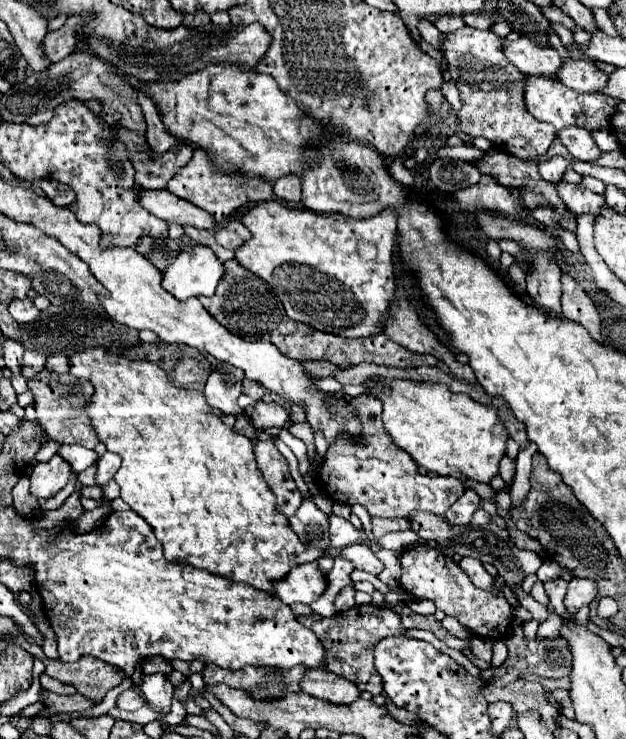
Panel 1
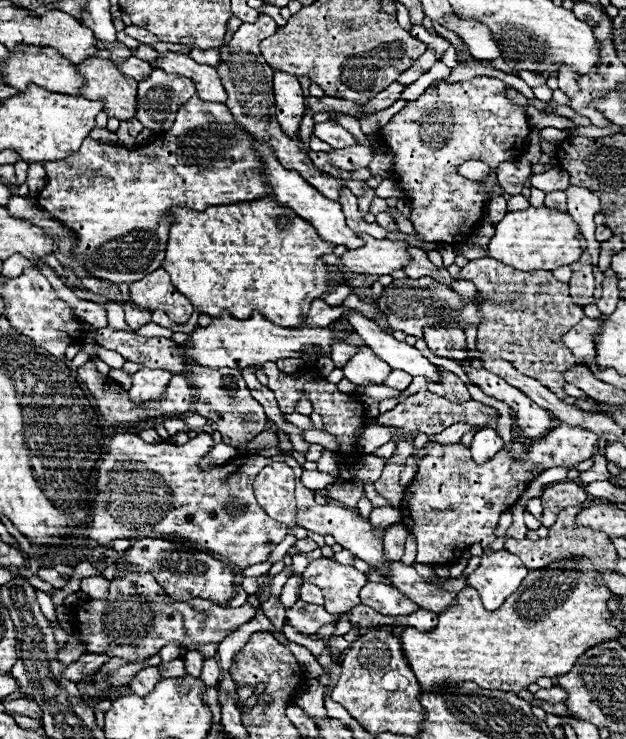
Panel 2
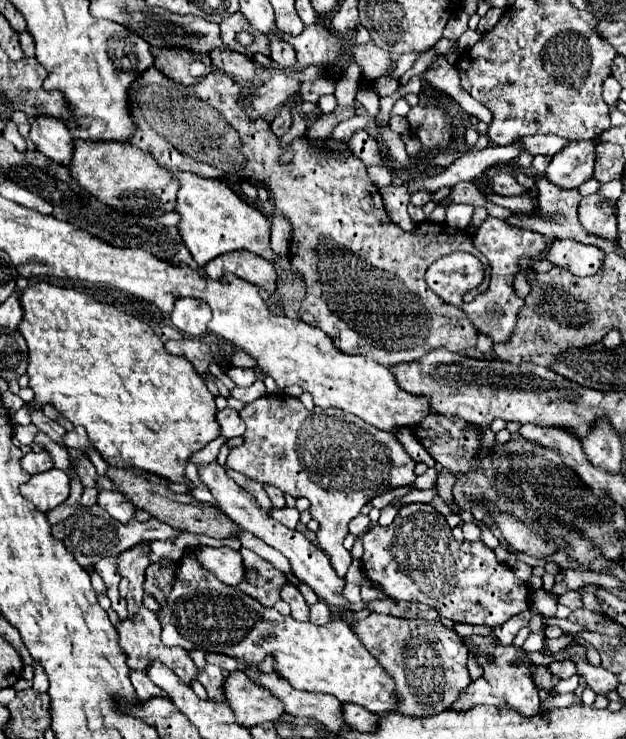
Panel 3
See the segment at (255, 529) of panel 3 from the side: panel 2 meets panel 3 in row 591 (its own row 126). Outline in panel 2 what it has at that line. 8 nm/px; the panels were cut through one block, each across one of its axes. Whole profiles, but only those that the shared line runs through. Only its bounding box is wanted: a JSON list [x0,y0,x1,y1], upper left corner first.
[314,120,356,148]

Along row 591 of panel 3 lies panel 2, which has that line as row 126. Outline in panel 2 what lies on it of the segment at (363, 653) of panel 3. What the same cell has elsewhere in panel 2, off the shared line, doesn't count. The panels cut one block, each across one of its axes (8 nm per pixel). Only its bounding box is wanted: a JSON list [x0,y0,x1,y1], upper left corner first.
[38,96,272,284]

